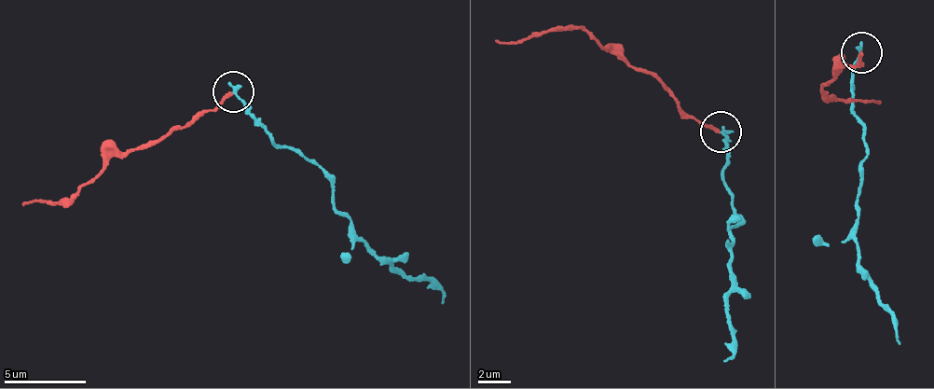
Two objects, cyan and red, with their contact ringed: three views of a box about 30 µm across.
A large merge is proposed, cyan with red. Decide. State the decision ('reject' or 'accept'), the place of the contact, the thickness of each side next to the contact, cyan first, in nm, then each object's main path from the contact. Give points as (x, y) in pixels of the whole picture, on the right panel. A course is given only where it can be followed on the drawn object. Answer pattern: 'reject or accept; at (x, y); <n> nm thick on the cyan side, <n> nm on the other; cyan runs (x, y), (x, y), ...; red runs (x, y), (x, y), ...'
reject; at (861, 52); 220 nm thick on the cyan side, 190 nm on the other; cyan runs (862, 53), (852, 102), (866, 154), (853, 235), (859, 264), (878, 288), (899, 345); red runs (862, 53), (854, 67), (844, 62), (822, 88), (844, 100), (881, 101)

